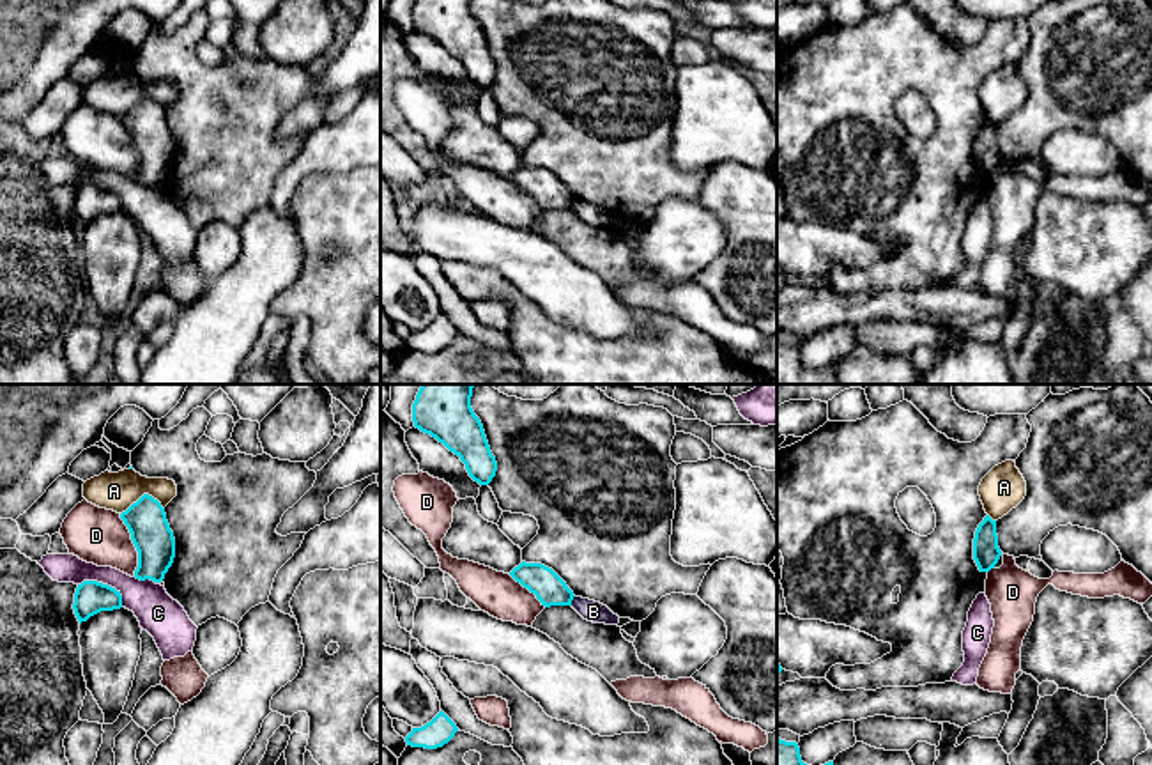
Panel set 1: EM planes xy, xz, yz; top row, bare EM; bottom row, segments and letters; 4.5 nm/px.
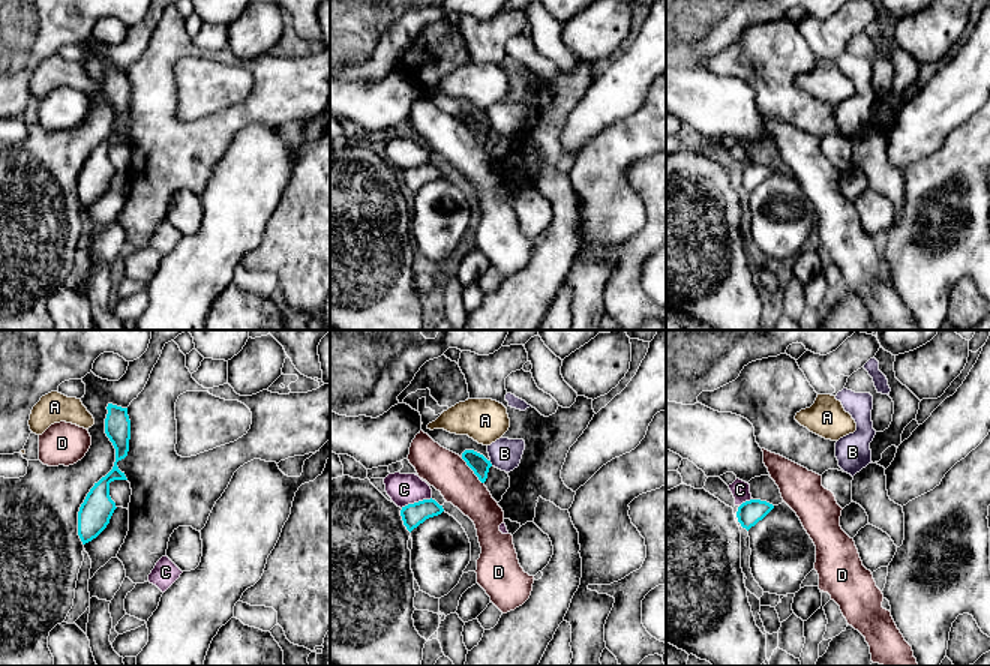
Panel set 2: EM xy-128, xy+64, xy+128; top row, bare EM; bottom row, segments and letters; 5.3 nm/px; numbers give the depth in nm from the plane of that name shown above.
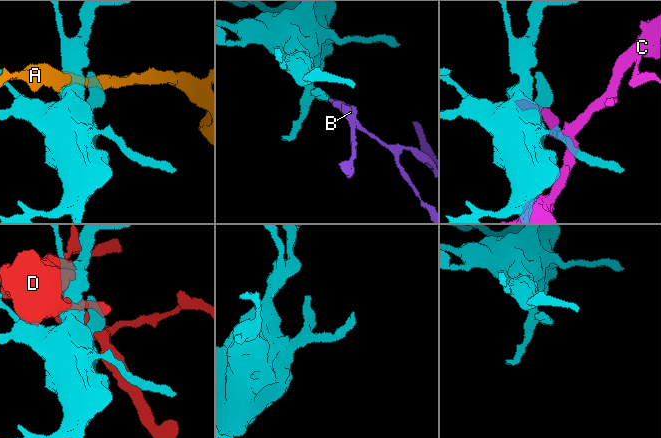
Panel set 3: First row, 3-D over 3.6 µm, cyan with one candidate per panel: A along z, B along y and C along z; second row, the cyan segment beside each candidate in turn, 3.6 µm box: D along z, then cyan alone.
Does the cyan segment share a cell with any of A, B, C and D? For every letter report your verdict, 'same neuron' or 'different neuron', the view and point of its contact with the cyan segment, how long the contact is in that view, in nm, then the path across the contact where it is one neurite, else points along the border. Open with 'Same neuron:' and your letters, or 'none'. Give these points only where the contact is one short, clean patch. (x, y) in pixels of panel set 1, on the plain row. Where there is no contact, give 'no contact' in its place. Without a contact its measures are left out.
Same neuron: none
A: different neuron; contact xy (144, 98); length 200 nm
B: different neuron; contact xz (572, 202); length 50 nm; border xz (574, 199), (570, 208)
C: different neuron; contact xy (105, 188); length 240 nm
D: different neuron; contact xy (135, 149); length 300 nm

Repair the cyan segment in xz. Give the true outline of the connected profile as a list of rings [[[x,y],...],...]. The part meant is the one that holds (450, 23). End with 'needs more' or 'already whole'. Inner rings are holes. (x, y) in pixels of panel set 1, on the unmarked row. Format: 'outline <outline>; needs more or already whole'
outline [[[416,0],[412,25],[416,32],[458,58],[474,85],[480,89],[492,85],[497,66],[471,11],[471,0]]]; already whole

